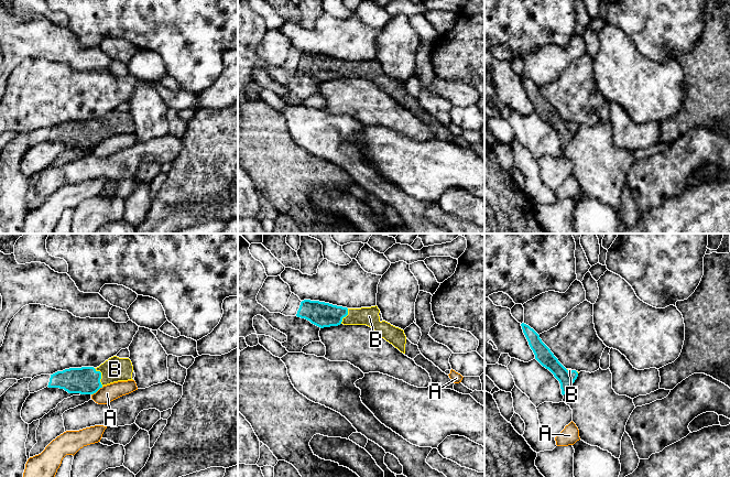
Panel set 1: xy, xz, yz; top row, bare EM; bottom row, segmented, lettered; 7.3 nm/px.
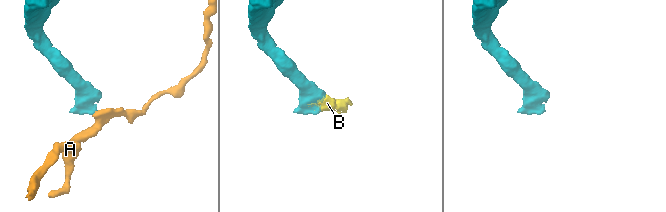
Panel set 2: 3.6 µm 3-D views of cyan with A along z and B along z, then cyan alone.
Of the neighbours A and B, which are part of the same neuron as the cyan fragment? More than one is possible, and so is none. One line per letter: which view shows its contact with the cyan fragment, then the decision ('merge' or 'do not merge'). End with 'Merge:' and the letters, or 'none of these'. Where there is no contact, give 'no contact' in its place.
A: meets cyan in xy; do not merge
B: meets cyan in xy; merge
Merge: B

